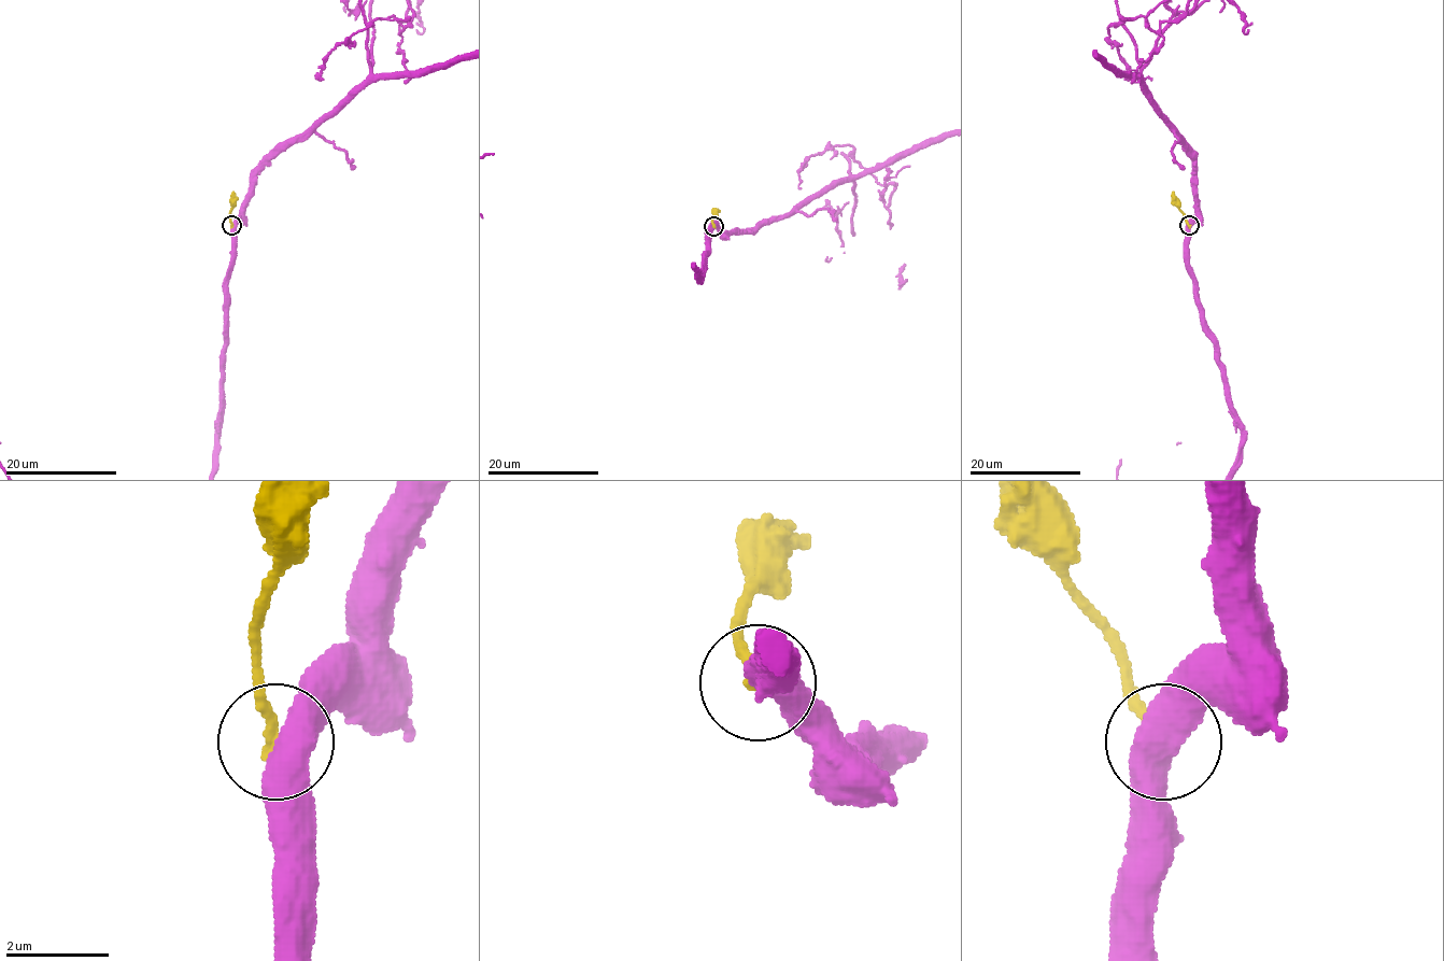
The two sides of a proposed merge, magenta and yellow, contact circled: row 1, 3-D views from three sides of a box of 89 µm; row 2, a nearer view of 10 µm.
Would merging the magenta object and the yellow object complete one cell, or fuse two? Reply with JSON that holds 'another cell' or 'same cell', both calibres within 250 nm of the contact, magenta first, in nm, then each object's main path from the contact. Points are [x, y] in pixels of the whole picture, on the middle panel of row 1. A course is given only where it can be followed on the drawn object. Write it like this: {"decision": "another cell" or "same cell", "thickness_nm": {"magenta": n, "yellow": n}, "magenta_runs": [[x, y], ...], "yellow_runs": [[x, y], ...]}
{"decision": "another cell", "thickness_nm": {"magenta": 600, "yellow": 220}, "yellow_runs": [[713, 226], [715, 209]]}

